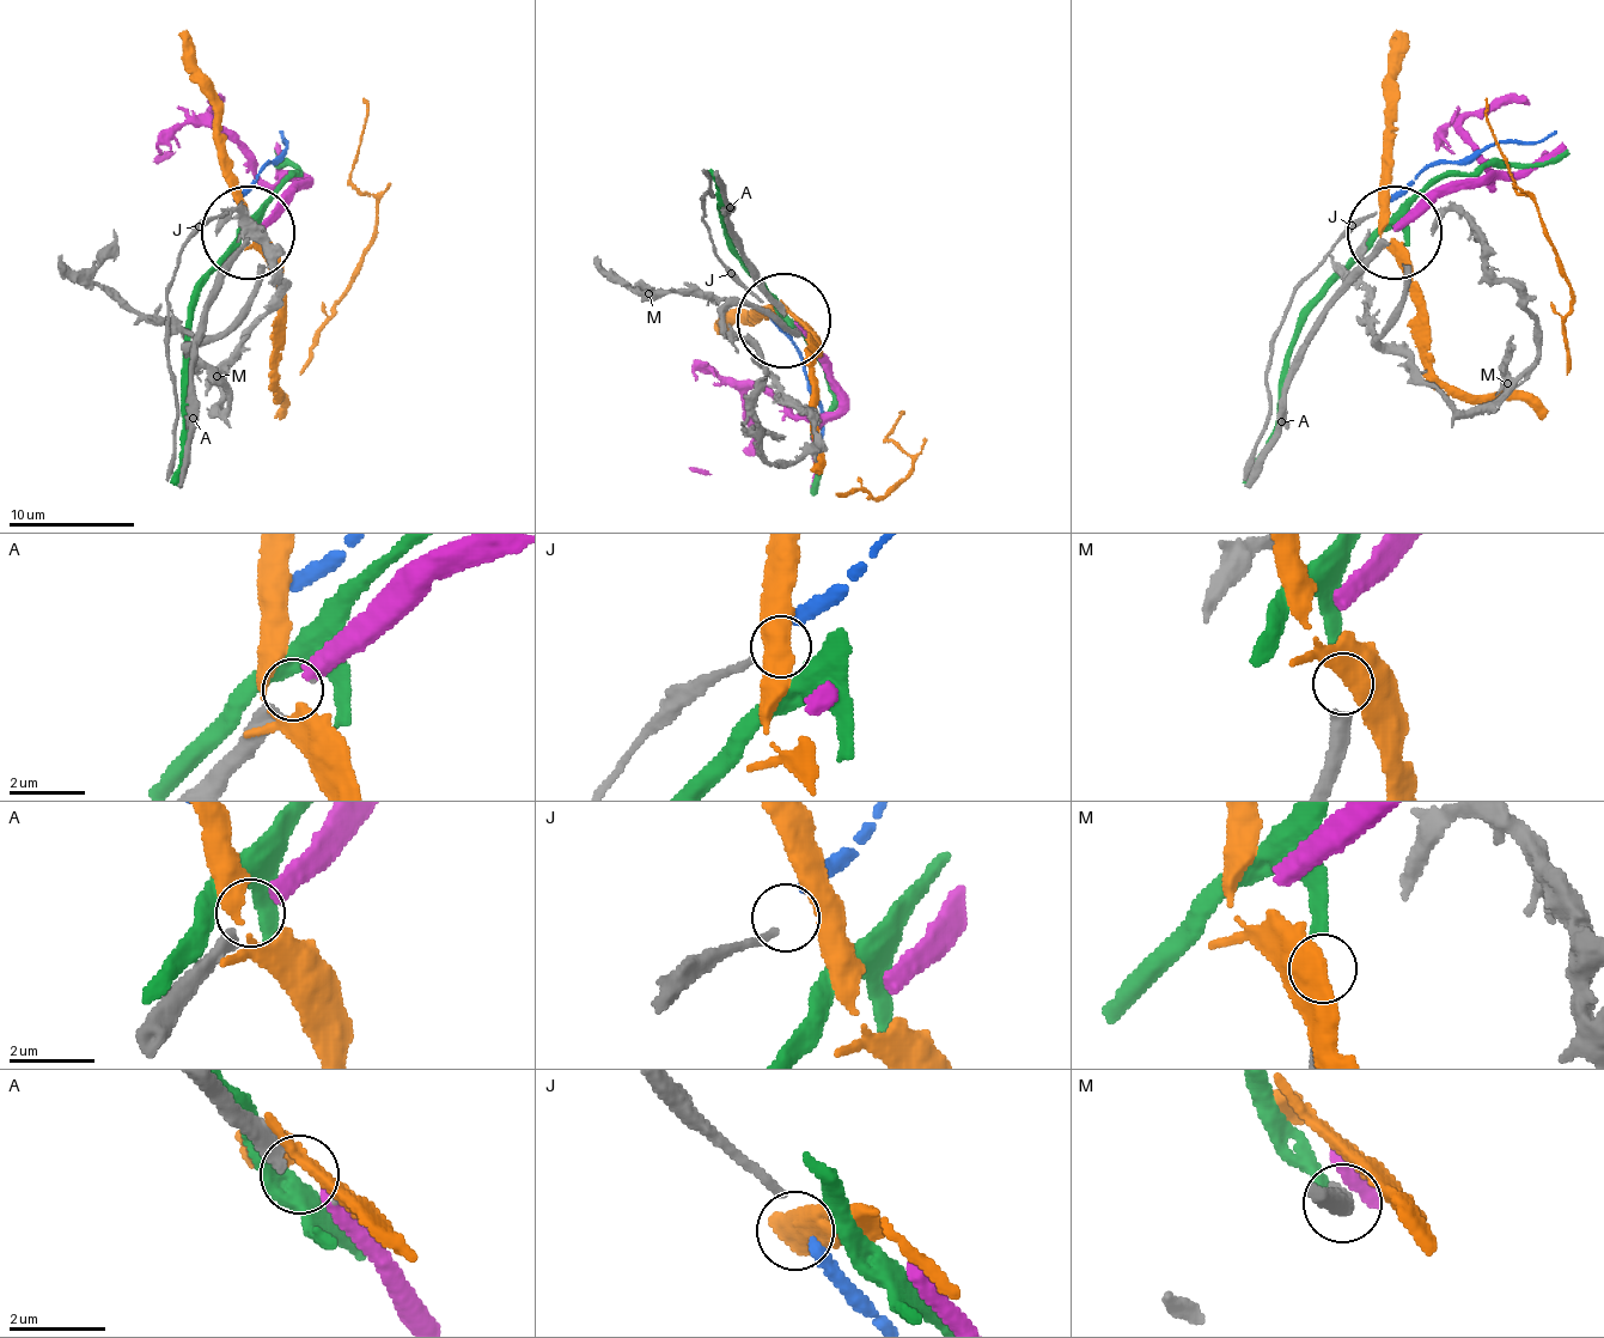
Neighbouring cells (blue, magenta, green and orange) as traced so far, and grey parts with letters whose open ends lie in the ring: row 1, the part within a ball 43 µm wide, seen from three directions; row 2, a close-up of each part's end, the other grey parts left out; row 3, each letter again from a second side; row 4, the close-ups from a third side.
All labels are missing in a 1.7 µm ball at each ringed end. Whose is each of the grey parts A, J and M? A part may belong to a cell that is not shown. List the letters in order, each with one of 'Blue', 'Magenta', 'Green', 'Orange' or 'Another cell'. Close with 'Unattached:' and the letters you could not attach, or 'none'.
A: Magenta
J: Blue
M: Green
Unattached: none

